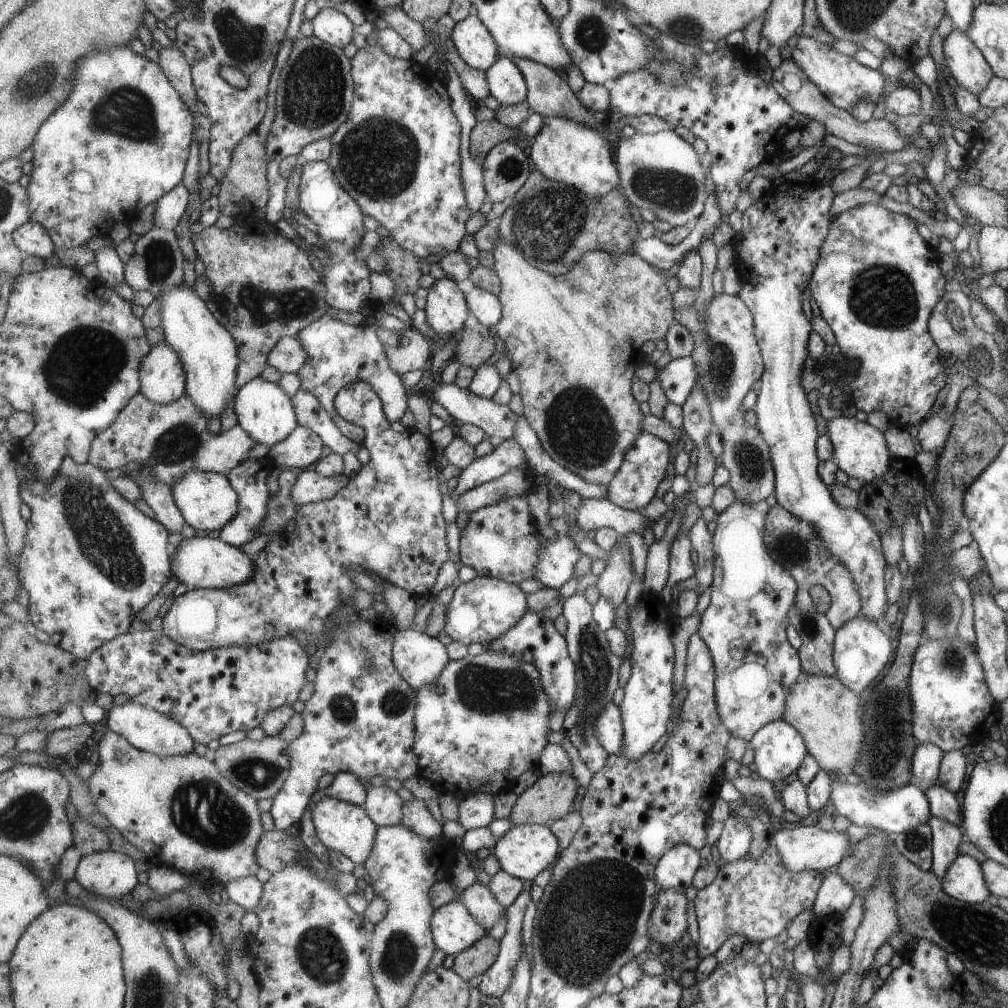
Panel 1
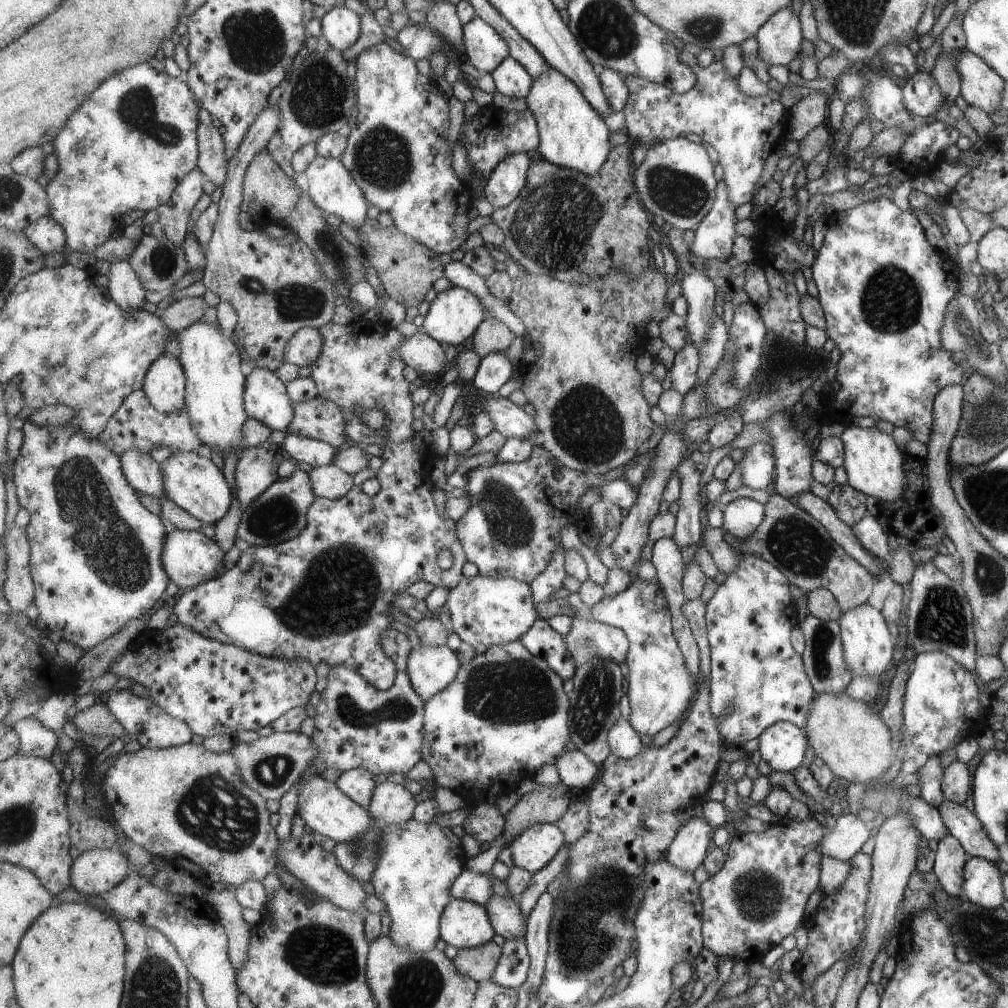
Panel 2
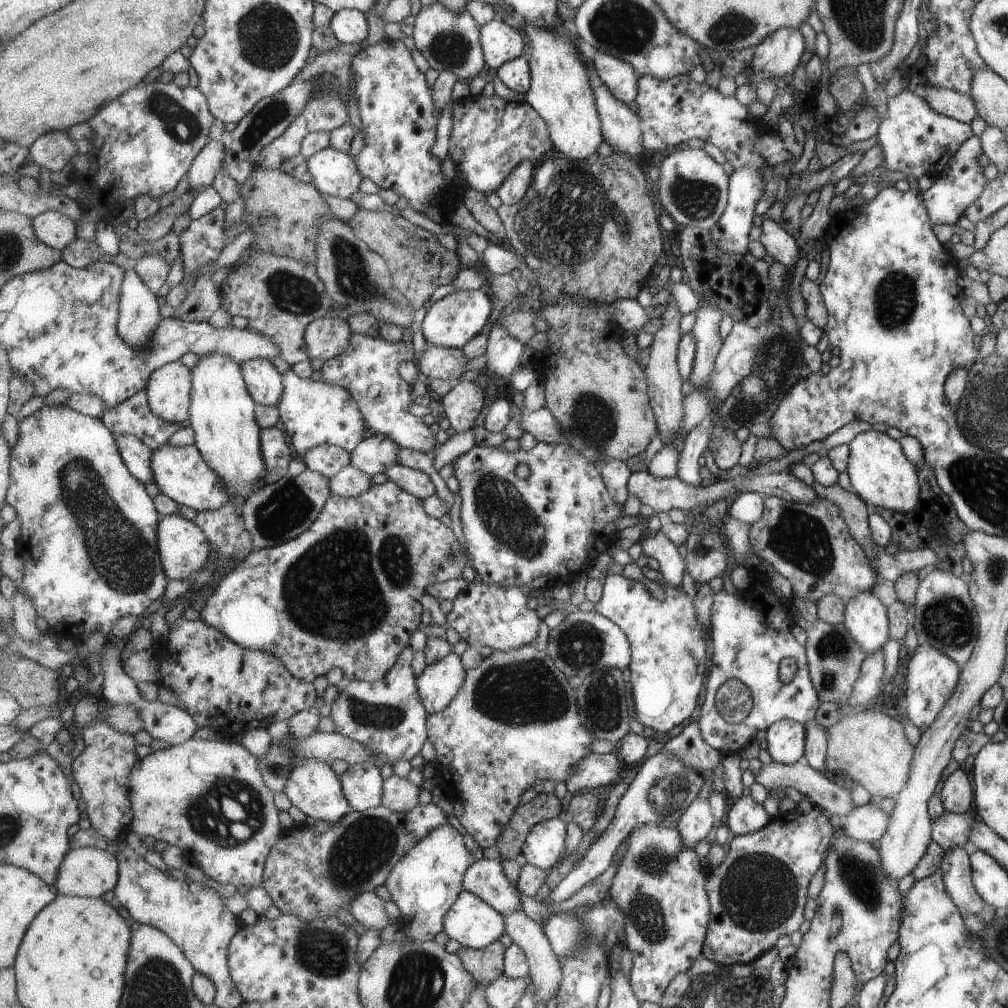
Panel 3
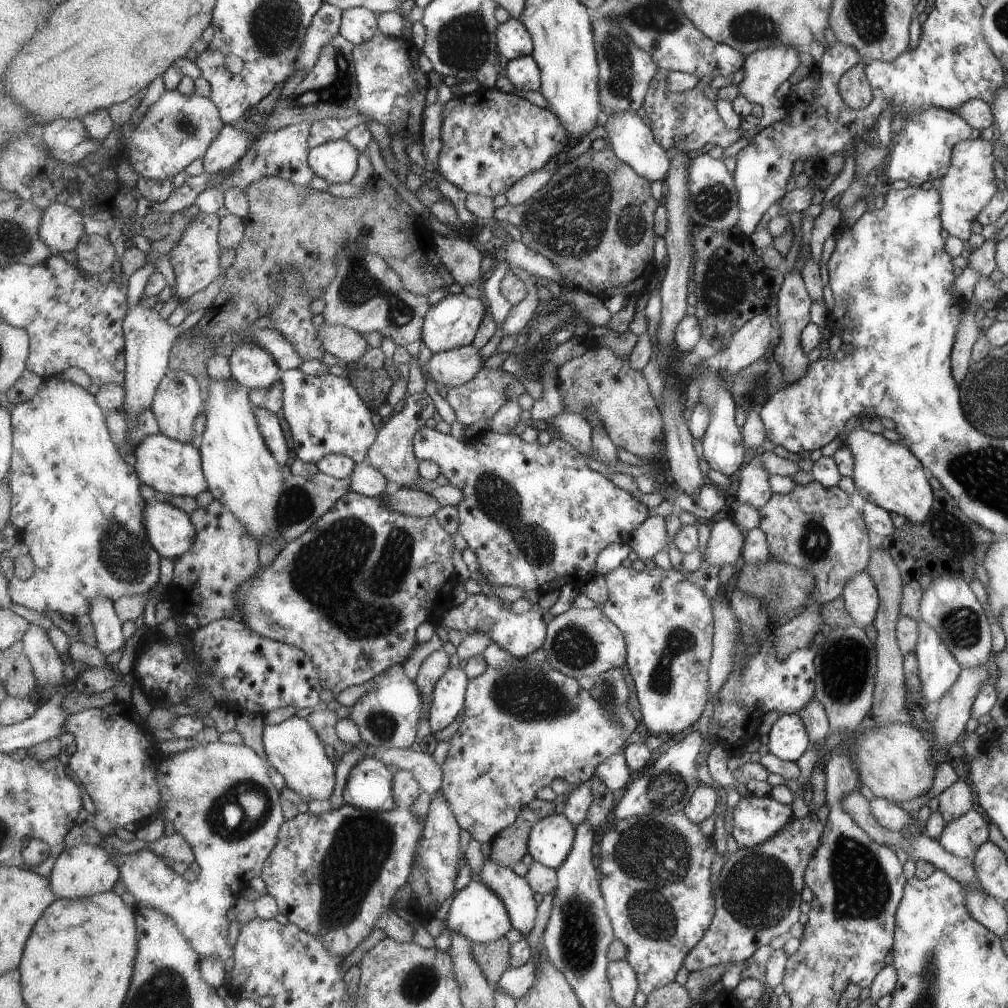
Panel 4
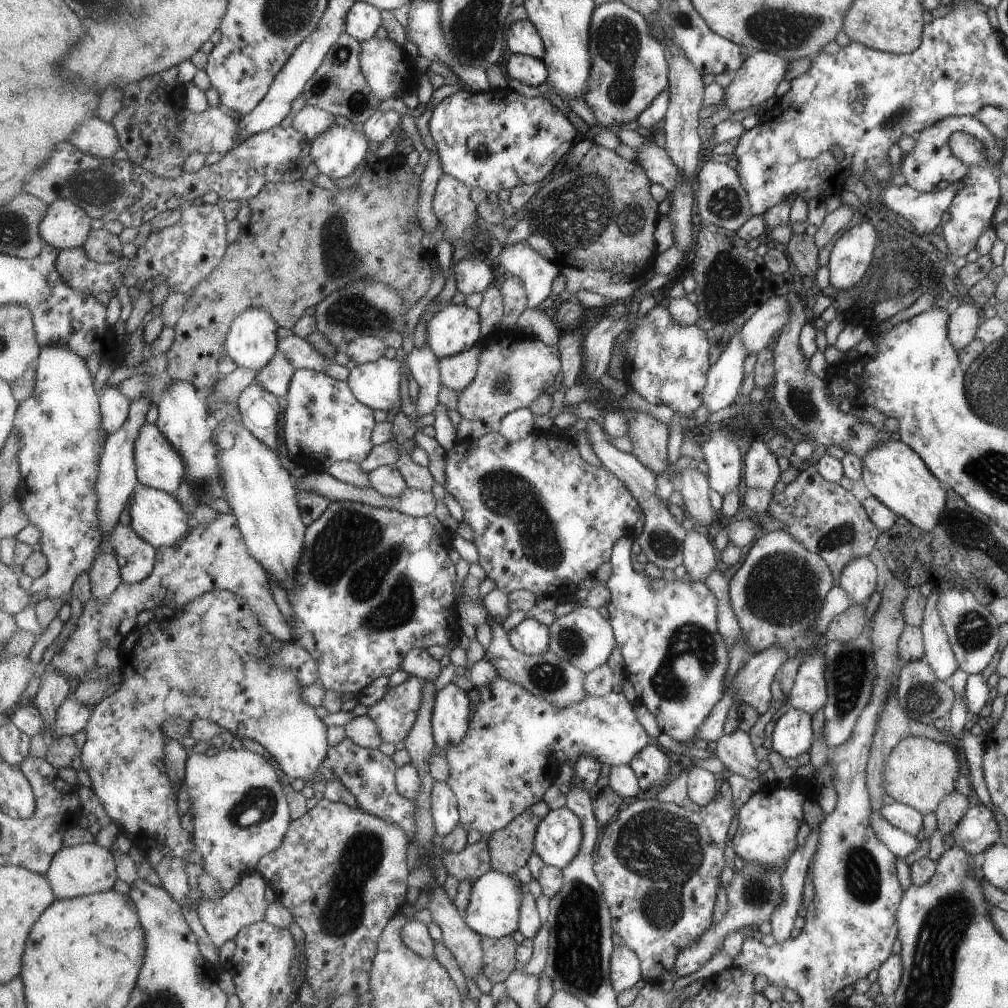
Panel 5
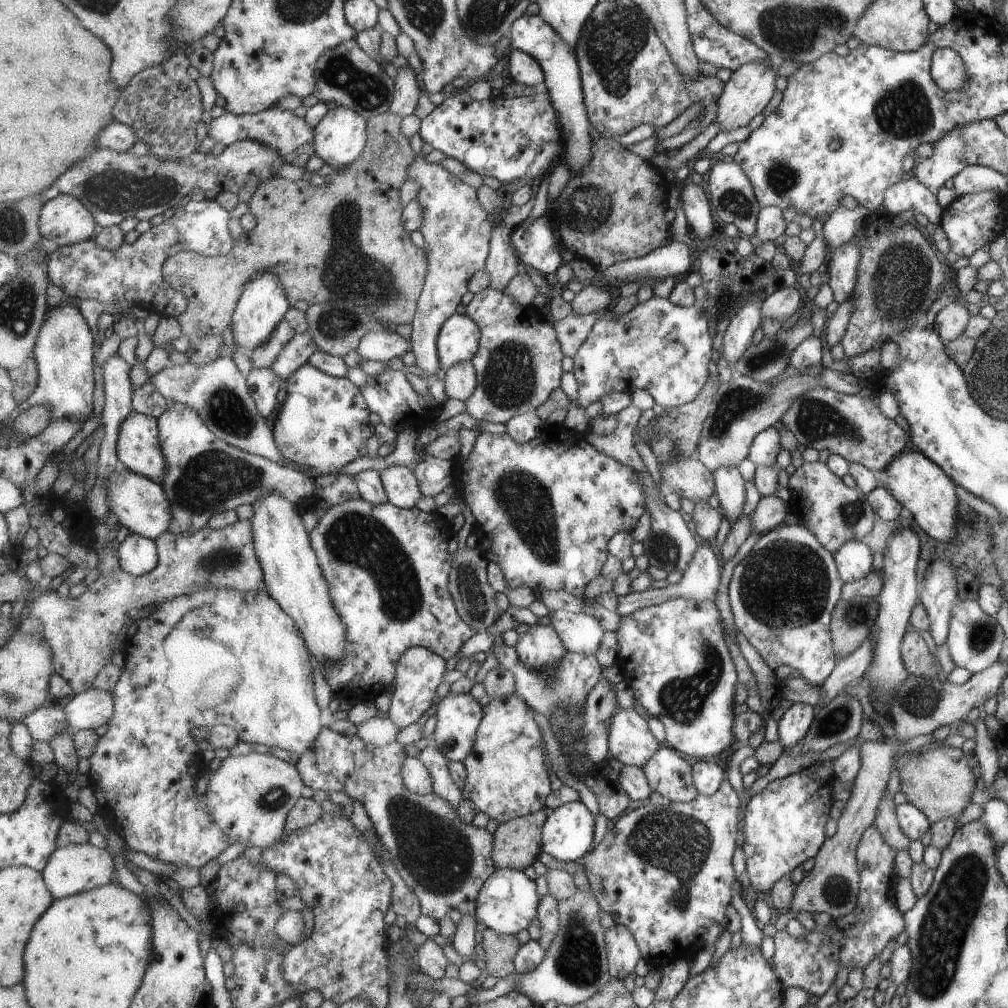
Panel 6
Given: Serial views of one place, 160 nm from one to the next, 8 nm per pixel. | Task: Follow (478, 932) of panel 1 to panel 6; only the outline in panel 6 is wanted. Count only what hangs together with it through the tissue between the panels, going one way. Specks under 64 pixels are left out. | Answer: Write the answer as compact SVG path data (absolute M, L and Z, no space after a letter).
M497 869L480 892L475 917L501 934L515 935L530 927L538 916L540 904L535 879L531 880L524 871L517 869Z

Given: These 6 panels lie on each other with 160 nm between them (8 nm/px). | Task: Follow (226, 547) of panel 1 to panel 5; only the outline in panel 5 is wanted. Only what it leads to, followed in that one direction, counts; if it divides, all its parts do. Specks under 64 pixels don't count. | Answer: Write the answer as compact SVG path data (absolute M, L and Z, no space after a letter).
M147 485L137 491L131 499L129 516L131 516L131 526L139 533L139 536L148 543L154 544L157 550L161 547L177 545L185 540L191 527L191 518L175 495Z

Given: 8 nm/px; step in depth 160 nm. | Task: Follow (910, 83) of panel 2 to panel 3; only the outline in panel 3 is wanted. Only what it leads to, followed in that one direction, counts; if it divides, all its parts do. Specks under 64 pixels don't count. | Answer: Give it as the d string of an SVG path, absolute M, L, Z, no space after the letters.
M931 87L923 99L940 115L954 118L968 125L977 115L971 97L957 91Z

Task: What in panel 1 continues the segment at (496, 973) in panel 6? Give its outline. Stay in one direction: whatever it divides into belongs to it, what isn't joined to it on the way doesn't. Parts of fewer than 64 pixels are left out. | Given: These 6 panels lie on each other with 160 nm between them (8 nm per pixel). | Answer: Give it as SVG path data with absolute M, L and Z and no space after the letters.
M485 935L466 951L456 955L453 968L466 981L471 980L471 978L489 971L498 959L501 950L500 941L495 940L493 936Z

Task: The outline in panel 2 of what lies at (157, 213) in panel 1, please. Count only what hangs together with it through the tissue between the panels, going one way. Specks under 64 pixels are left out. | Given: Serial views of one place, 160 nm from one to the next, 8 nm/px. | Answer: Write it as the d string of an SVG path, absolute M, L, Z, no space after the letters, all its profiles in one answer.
M199 167L194 168L182 180L171 200L157 208L158 222L163 226L166 237L179 246L186 241L188 224L191 222L189 218L195 204L203 196L203 184L206 179Z

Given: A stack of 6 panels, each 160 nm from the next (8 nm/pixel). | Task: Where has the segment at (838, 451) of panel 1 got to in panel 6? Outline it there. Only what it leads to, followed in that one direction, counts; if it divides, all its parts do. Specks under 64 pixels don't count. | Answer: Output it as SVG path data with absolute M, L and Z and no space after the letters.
M918 450L902 452L899 456L894 456L892 462L883 470L887 476L884 486L901 503L904 514L913 518L915 524L927 533L932 539L939 542L951 540L958 532L956 531L957 518L957 498L955 498L956 484L935 464Z

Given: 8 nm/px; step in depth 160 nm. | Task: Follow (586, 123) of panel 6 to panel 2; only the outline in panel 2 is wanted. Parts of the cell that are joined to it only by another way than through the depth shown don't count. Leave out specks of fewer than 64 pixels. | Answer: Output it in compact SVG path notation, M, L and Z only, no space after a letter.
M479 16L464 25L463 48L470 64L486 73L492 73L510 56L507 39Z

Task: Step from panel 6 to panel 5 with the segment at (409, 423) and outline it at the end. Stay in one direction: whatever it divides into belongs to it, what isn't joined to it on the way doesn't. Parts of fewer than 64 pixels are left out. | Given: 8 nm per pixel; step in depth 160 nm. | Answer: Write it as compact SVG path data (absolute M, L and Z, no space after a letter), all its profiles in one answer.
M381 357L372 363L357 364L346 379L358 402L373 410L401 408L402 361Z

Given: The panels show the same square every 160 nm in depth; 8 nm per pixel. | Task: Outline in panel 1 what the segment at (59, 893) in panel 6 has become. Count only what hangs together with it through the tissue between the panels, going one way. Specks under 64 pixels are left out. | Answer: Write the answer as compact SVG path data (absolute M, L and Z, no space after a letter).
M109 849L82 856L75 878L90 893L119 901L139 884L139 871L133 858Z

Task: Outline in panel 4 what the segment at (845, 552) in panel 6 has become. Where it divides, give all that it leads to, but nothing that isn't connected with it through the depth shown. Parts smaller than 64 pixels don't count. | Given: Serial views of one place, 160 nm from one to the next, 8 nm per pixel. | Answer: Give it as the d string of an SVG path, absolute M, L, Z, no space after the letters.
M864 570L857 572L847 579L846 586L842 588L841 598L844 602L844 609L854 620L855 625L861 628L872 625L879 600L868 572Z

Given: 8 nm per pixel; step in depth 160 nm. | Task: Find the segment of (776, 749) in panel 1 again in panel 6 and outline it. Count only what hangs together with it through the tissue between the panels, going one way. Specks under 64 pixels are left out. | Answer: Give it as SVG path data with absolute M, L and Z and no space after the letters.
M805 703L793 704L787 708L777 724L778 740L783 748L788 749L803 739L814 722L815 708Z

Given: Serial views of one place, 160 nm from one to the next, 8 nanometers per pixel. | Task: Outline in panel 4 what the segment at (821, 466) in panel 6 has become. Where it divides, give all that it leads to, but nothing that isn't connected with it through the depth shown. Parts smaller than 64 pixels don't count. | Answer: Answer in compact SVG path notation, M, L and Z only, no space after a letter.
M815 480L795 485L787 494L772 493L758 511L758 527L765 533L771 557L812 572L812 603L822 605L841 596L847 579L863 571L870 560L869 530L837 485L827 487Z

